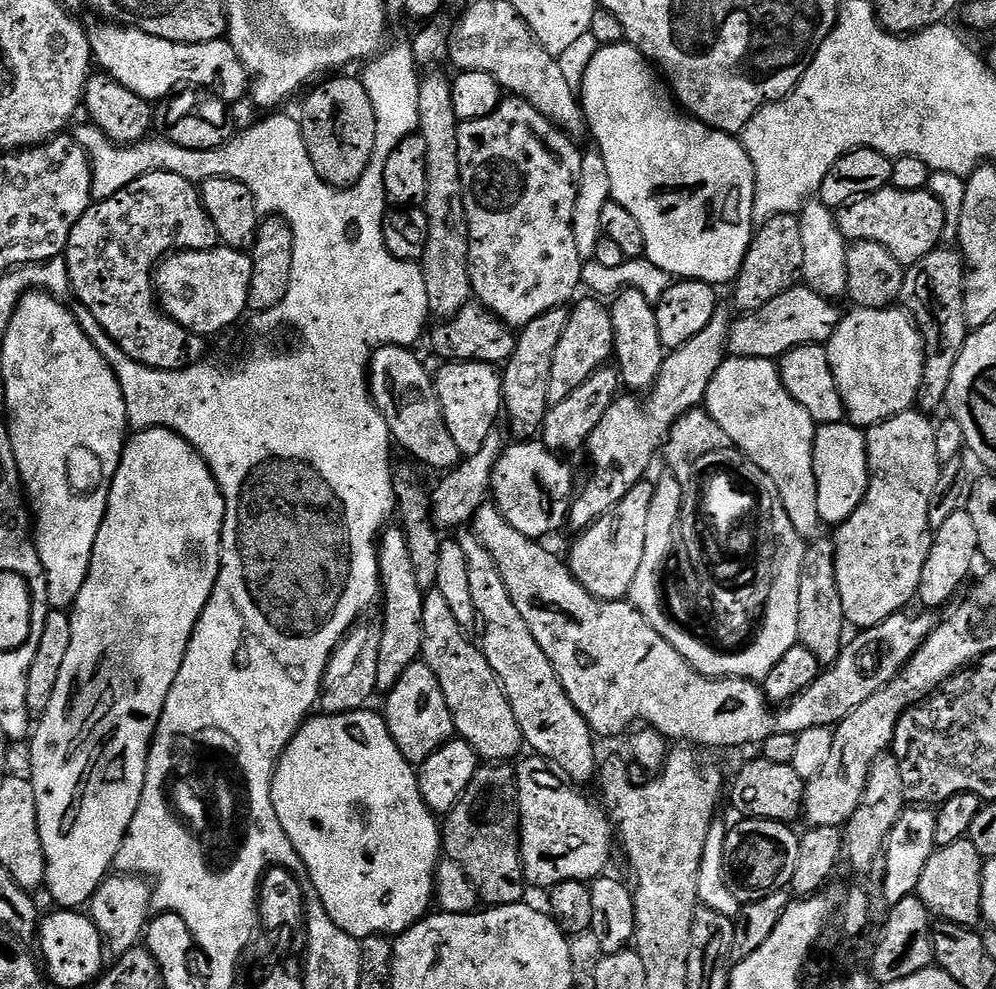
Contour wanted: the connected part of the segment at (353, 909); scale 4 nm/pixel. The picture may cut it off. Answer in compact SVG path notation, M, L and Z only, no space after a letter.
M372 711L343 712L333 716L316 714L305 720L303 726L297 730L292 741L286 746L280 761L276 763L276 773L272 779L274 814L278 814L278 822L282 822L282 830L286 830L294 850L298 850L302 858L305 873L312 889L316 892L321 909L333 924L339 926L346 934L353 936L357 942L366 939L367 936L395 938L429 915L436 891L436 868L442 859L442 853L440 853L442 828L437 817L429 810L422 798L417 769L409 764L407 758L398 750L383 715L379 711Z

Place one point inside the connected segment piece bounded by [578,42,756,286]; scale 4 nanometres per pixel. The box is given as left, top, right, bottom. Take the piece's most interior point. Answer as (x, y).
(691, 188)

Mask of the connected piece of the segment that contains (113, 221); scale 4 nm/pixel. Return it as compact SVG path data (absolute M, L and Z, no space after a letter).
M148 172L130 182L126 190L118 190L118 194L110 198L95 201L86 214L78 218L78 226L74 226L66 249L68 276L72 279L72 288L80 299L79 303L91 310L94 318L98 318L102 328L127 356L147 368L179 372L205 359L206 340L164 315L163 307L158 306L158 284L154 273L169 254L208 252L211 248L221 247L221 244L218 230L204 208L200 189L193 181L173 172Z

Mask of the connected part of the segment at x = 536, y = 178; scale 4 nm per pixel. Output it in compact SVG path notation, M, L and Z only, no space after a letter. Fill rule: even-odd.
M504 98L501 99L498 110L494 114L490 114L486 118L478 118L477 120L466 120L461 123L458 130L458 166L462 174L462 190L464 191L464 201L466 202L466 218L468 219L468 265L470 266L470 282L472 283L472 295L479 303L485 304L499 320L506 322L513 330L525 328L530 322L534 322L534 318L538 318L538 314L546 314L546 310L554 310L555 308L565 307L569 302L568 299L575 294L576 291L581 291L582 281L584 279L585 261L581 260L578 254L578 245L574 242L574 226L572 219L574 218L574 202L578 198L578 178L582 174L582 158L584 152L581 145L575 140L571 140L566 133L558 126L554 126L548 121L545 116L538 114L538 110L534 110L534 106L527 104L525 100L519 98Z

